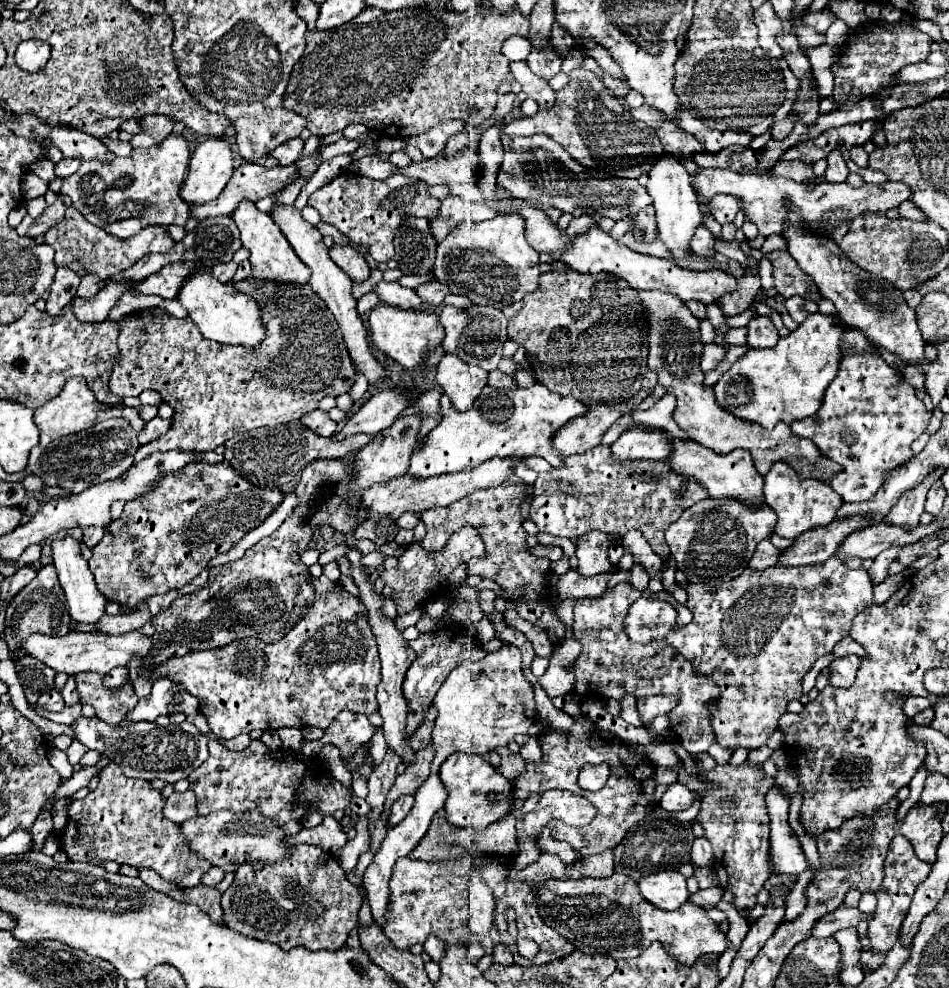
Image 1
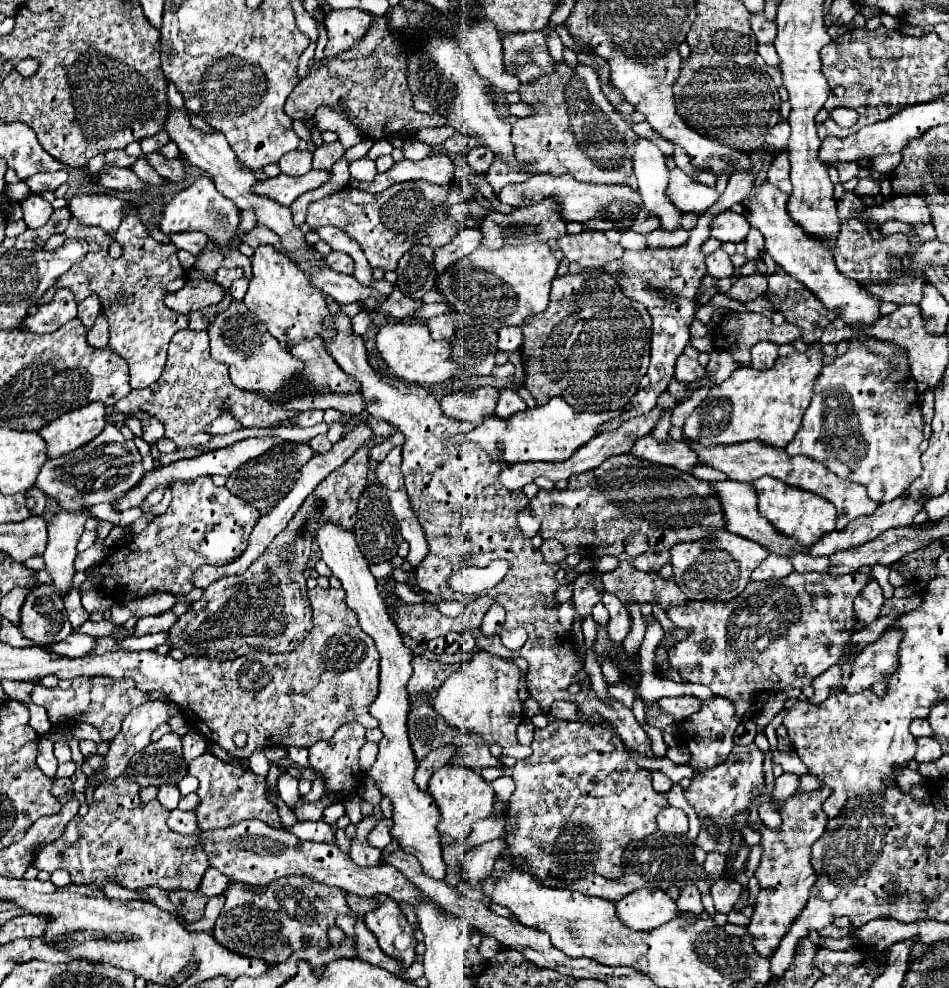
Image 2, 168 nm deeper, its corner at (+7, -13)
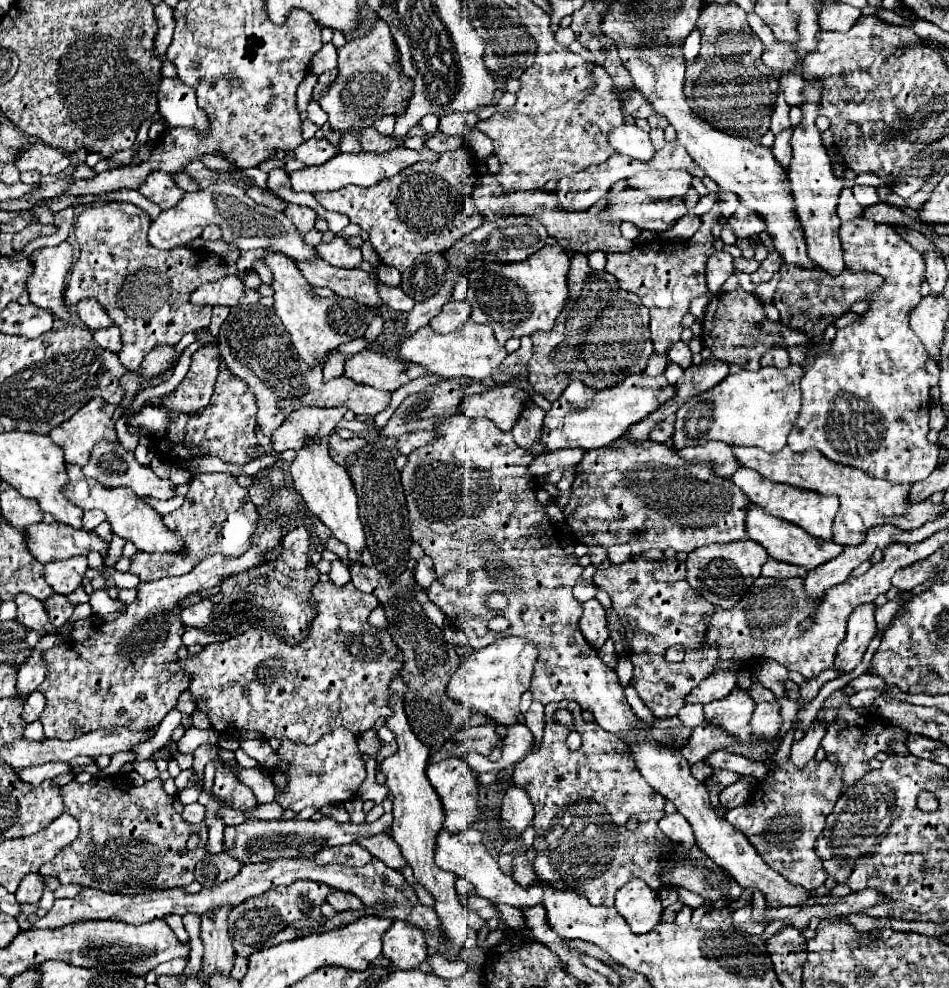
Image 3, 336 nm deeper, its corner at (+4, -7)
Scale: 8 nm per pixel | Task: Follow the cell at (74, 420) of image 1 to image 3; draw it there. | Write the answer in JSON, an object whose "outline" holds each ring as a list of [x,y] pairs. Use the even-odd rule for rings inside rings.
{"outline":[[[95,397],[87,405],[83,405],[79,413],[63,421],[63,425],[51,429],[49,437],[53,439],[53,443],[63,447],[67,463],[85,465],[95,443],[99,443],[101,439],[113,441],[117,437],[111,419],[113,411],[115,405],[109,405],[107,401]]]}

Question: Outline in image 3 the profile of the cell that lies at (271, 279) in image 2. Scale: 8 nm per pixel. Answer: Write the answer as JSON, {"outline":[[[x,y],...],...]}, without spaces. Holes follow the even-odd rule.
{"outline":[[[269,253],[263,261],[273,273],[273,281],[271,281],[271,289],[275,291],[273,309],[277,313],[277,317],[281,319],[281,323],[285,325],[287,333],[291,335],[291,343],[295,345],[299,359],[303,359],[307,365],[319,363],[321,355],[339,347],[341,343],[365,335],[365,329],[373,315],[373,313],[369,313],[367,305],[359,305],[353,299],[339,297],[339,295],[329,297],[329,299],[315,295],[313,287],[301,275],[301,271],[293,263],[293,259],[283,253]]]}

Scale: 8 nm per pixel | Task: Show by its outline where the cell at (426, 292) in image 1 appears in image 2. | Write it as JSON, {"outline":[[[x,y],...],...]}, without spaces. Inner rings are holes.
{"outline":[[[394,285],[392,293],[386,295],[386,303],[382,303],[380,311],[386,313],[386,315],[390,315],[390,317],[394,317],[394,319],[406,319],[406,317],[412,317],[414,311],[416,311],[420,305],[422,305],[422,303],[412,303],[412,299],[404,297],[404,295],[398,291],[398,287]]]}

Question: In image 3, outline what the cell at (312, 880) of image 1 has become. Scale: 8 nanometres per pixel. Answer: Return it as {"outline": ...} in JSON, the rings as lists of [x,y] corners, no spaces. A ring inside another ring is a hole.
{"outline":[[[299,879],[287,887],[283,885],[275,887],[259,897],[247,899],[241,905],[233,907],[229,913],[229,929],[231,929],[231,941],[233,941],[235,953],[249,957],[259,949],[267,949],[271,945],[279,945],[283,941],[295,941],[303,937],[303,933],[299,933],[295,923],[301,919],[325,921],[321,913],[321,905],[327,901],[329,893],[333,893],[333,889],[323,883]]]}

